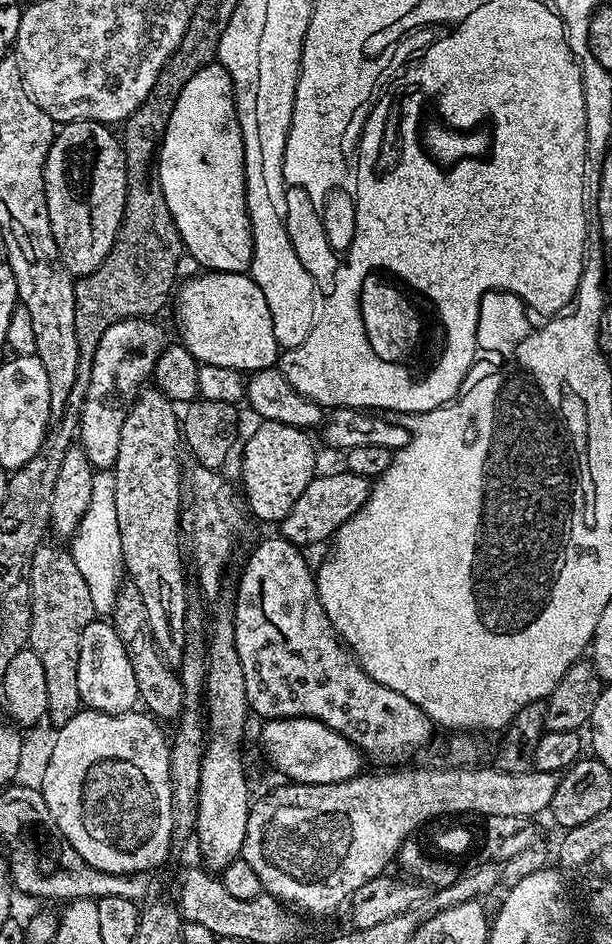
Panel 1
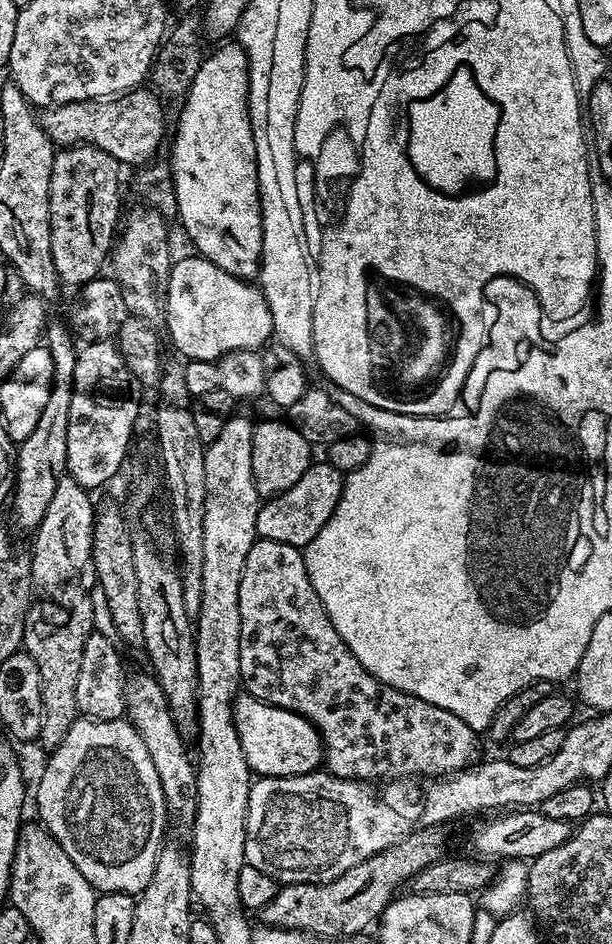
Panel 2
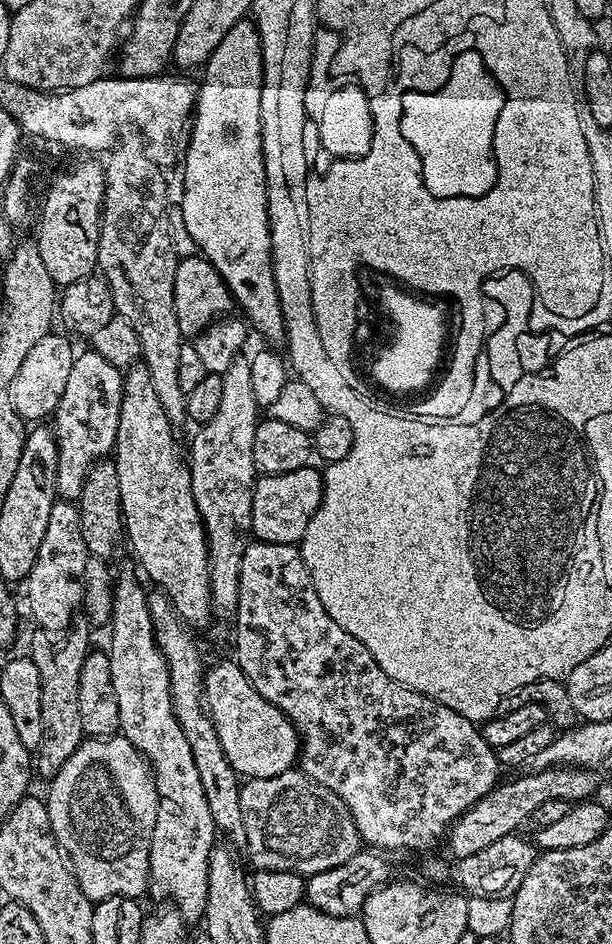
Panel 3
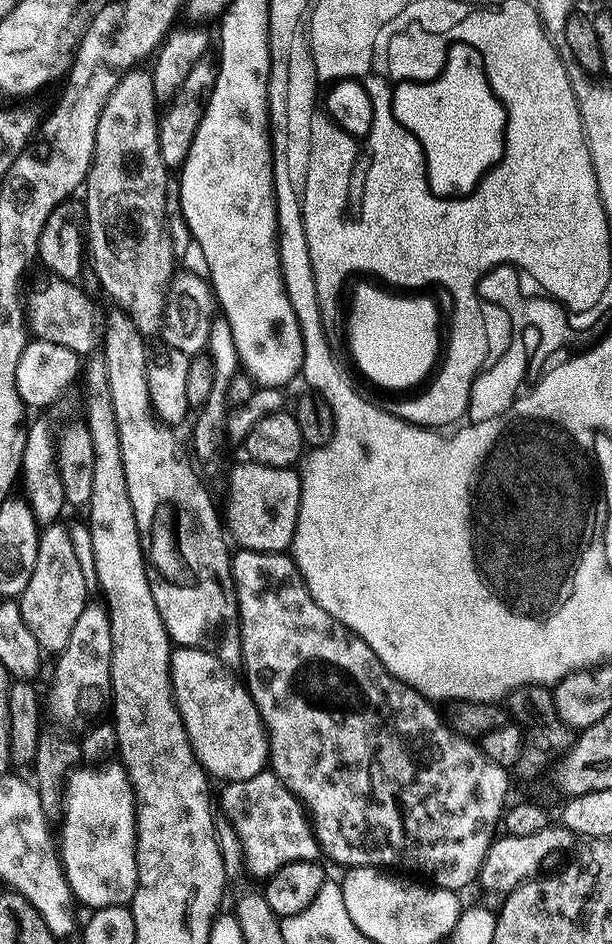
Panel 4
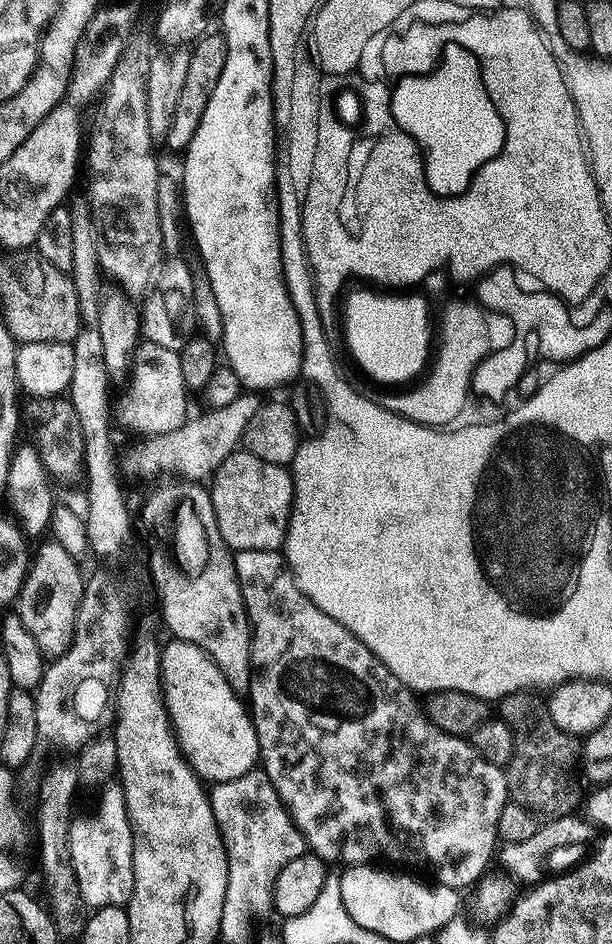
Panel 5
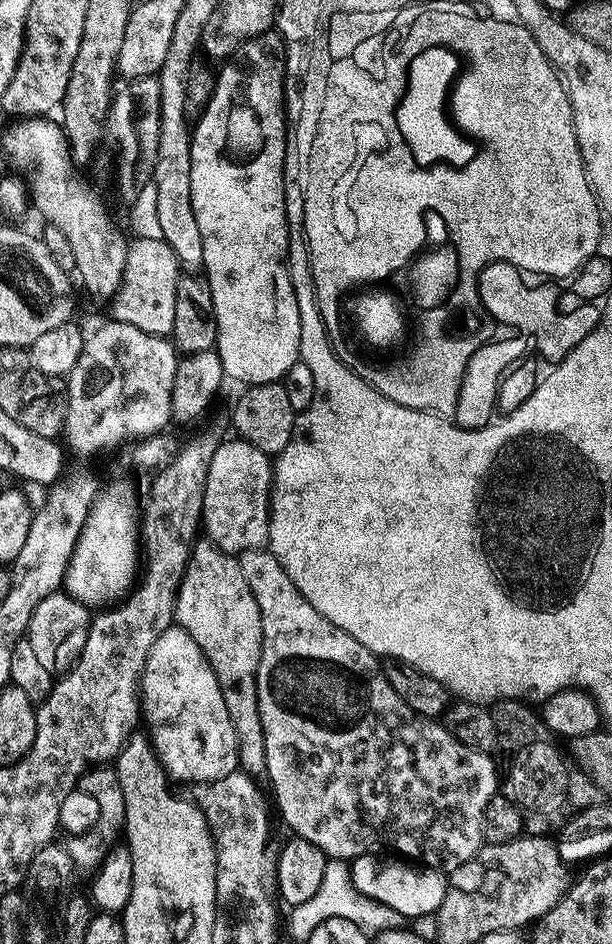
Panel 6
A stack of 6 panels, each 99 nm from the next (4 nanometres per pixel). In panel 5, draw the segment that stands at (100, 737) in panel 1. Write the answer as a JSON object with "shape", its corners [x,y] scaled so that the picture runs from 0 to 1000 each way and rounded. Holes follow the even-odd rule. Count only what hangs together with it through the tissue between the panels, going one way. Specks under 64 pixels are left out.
{"shape":[[[176,833],[162,840],[163,853],[157,856],[152,864],[137,864],[119,868],[111,876],[111,892],[119,896],[144,894],[144,899],[137,904],[123,908],[124,929],[131,940],[131,952],[139,959],[145,958],[145,963],[172,962],[186,960],[203,962],[209,953],[216,950],[219,943],[219,913],[216,912],[216,880],[209,870],[209,859],[203,853],[203,839],[194,833]]]}

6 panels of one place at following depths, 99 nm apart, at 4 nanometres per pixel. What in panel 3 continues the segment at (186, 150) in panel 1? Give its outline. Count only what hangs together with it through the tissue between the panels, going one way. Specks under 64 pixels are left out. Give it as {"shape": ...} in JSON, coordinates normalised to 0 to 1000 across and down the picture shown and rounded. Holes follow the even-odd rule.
{"shape":[[[410,20],[391,21],[369,32],[369,40],[356,44],[332,76],[314,148],[297,166],[301,204],[294,208],[294,229],[309,252],[359,288],[389,326],[392,322],[397,338],[444,363],[440,365],[458,367],[466,363],[464,334],[444,285],[425,128],[431,67],[425,37]]]}

